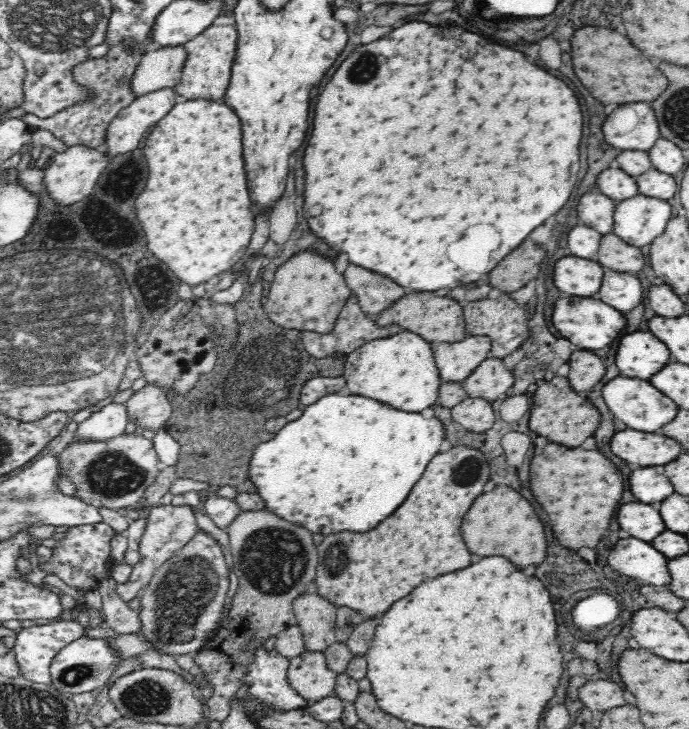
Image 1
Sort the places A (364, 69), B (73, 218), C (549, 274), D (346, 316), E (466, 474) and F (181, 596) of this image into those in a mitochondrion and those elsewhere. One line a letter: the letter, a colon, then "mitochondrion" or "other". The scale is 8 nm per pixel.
A: mitochondrion
B: other
C: other
D: other
E: mitochondrion
F: mitochondrion

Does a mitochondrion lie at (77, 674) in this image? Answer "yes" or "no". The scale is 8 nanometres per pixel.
yes

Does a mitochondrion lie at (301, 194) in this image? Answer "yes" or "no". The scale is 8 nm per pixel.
no

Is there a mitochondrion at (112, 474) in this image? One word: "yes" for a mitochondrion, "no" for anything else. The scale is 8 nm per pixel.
yes

